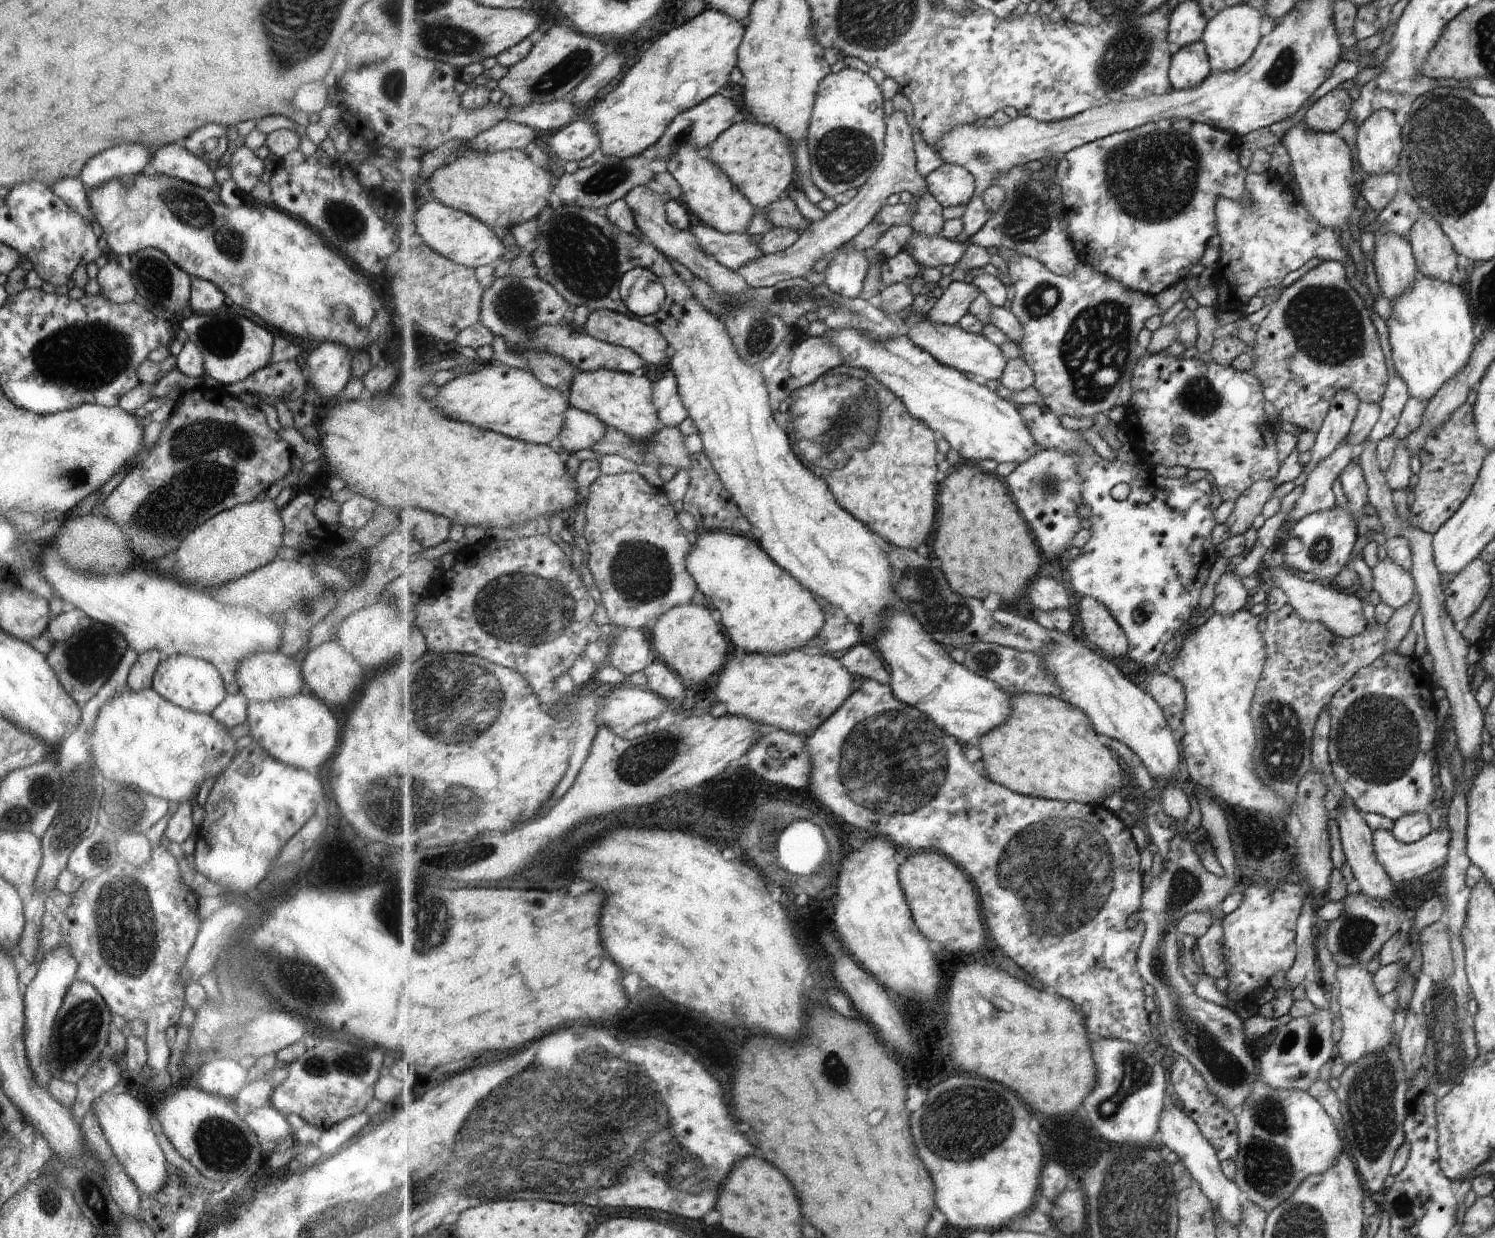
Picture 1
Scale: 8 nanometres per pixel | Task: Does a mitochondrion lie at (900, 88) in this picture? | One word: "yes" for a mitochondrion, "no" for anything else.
no

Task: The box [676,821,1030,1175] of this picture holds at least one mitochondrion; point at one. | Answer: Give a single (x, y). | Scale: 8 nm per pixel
(959, 1126)

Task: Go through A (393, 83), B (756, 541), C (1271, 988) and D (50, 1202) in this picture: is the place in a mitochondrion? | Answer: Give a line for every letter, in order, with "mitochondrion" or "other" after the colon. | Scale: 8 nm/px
A: mitochondrion
B: other
C: other
D: mitochondrion

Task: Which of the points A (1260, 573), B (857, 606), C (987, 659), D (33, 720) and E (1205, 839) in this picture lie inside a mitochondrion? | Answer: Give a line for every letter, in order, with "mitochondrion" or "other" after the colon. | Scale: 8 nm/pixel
A: other
B: other
C: mitochondrion
D: other
E: other

